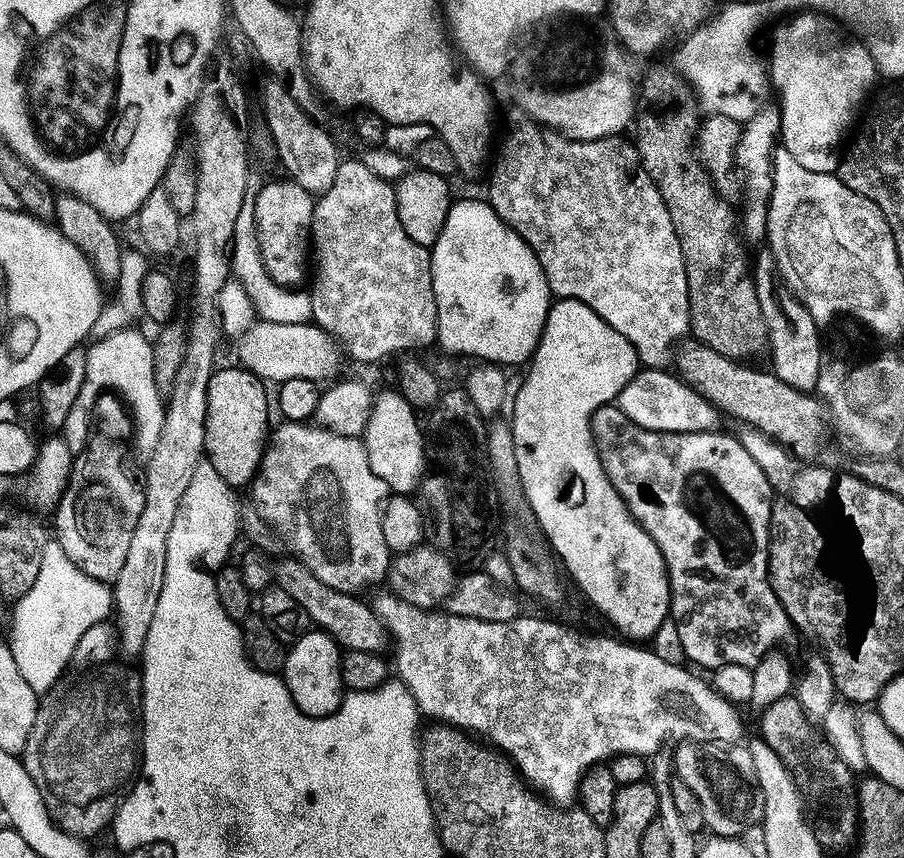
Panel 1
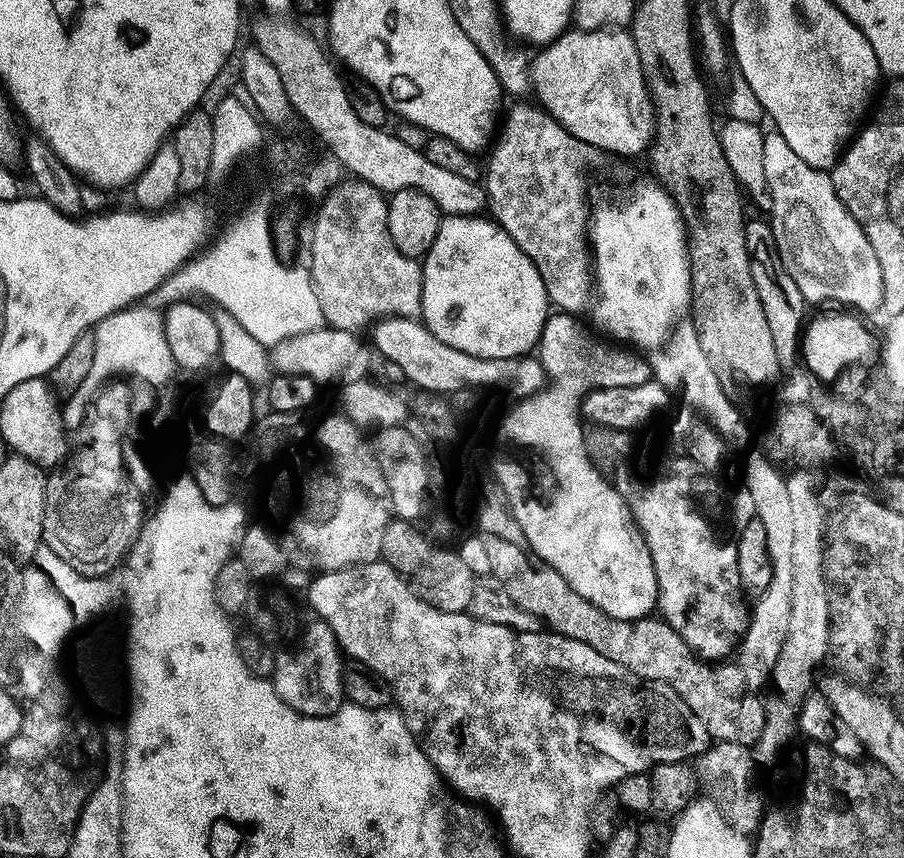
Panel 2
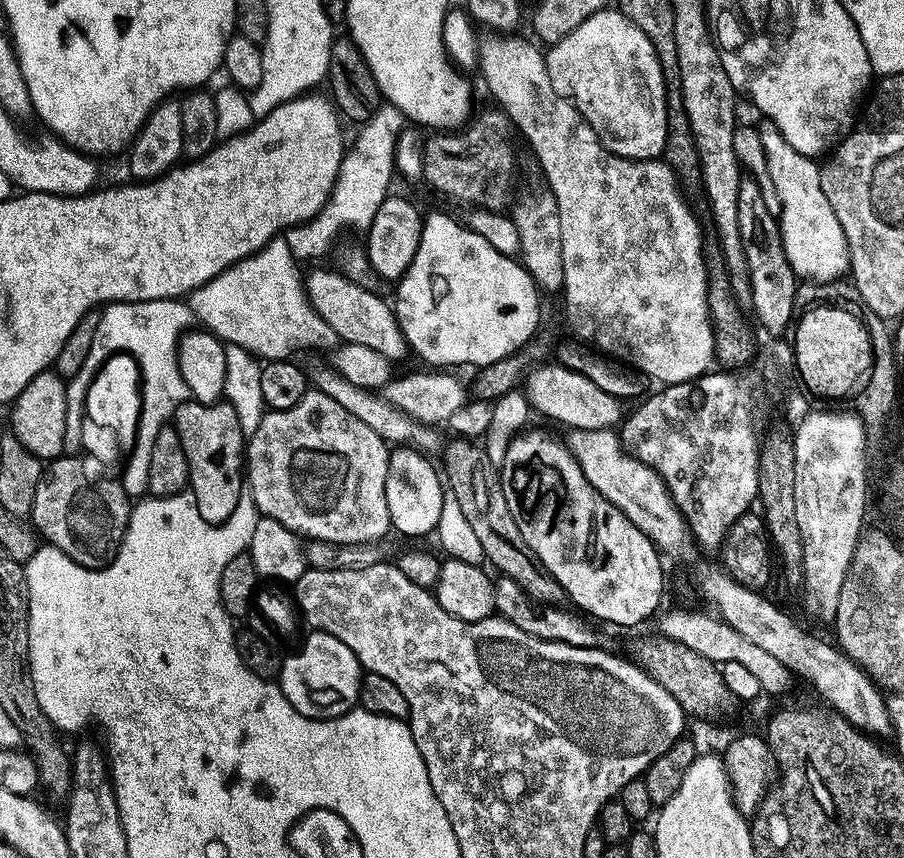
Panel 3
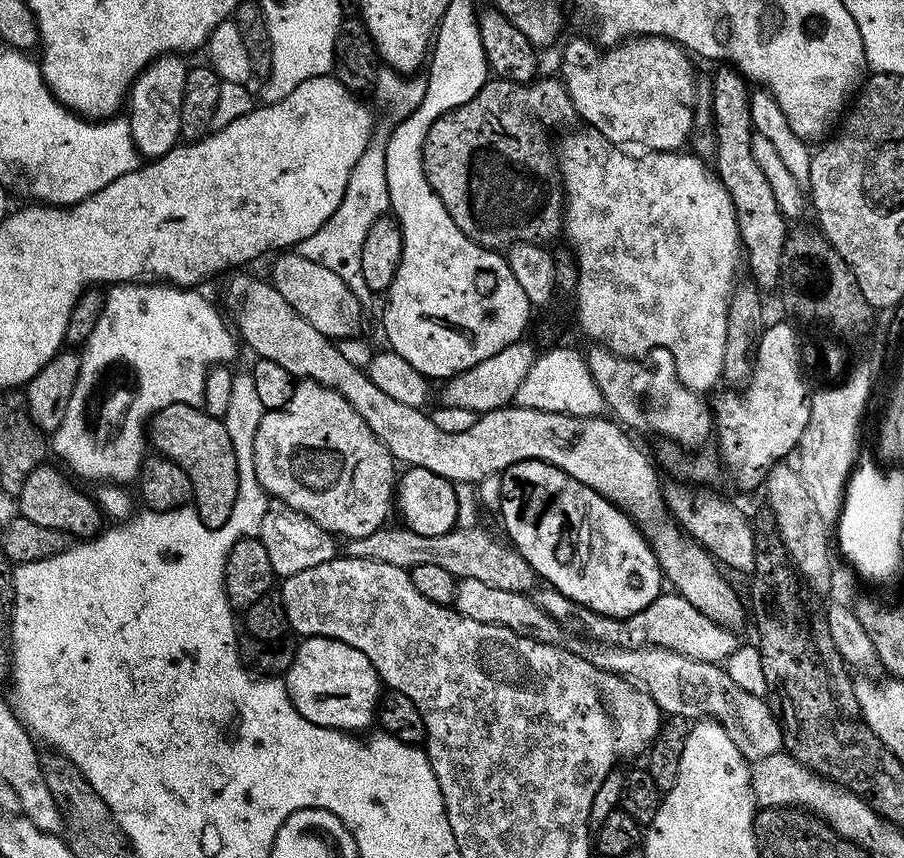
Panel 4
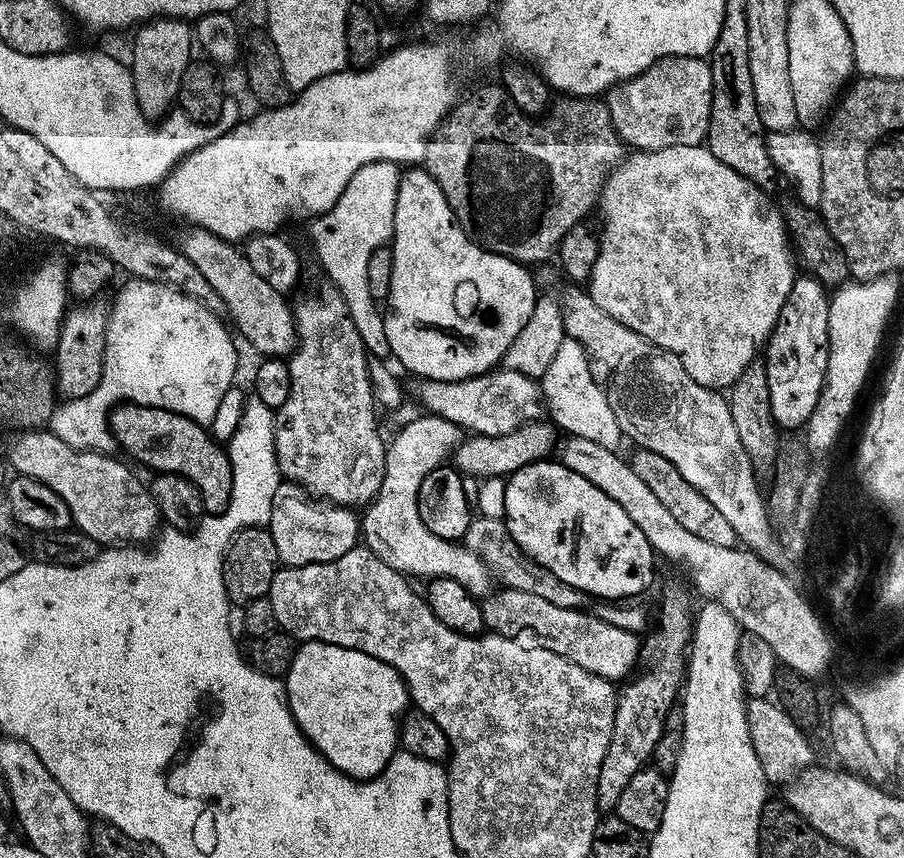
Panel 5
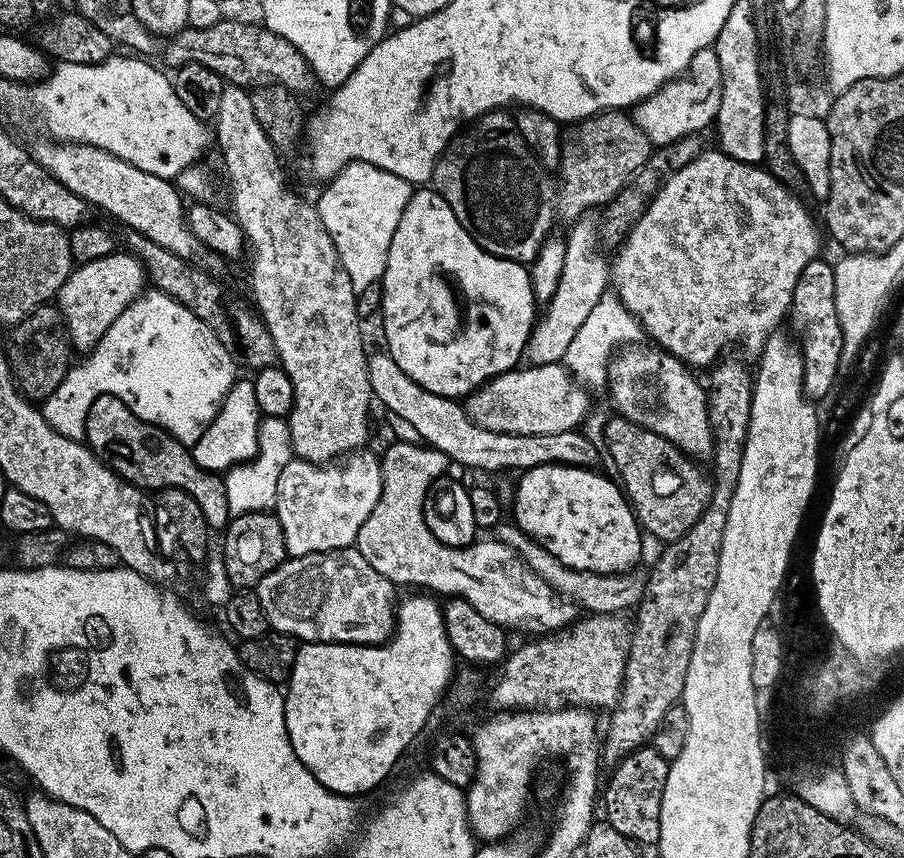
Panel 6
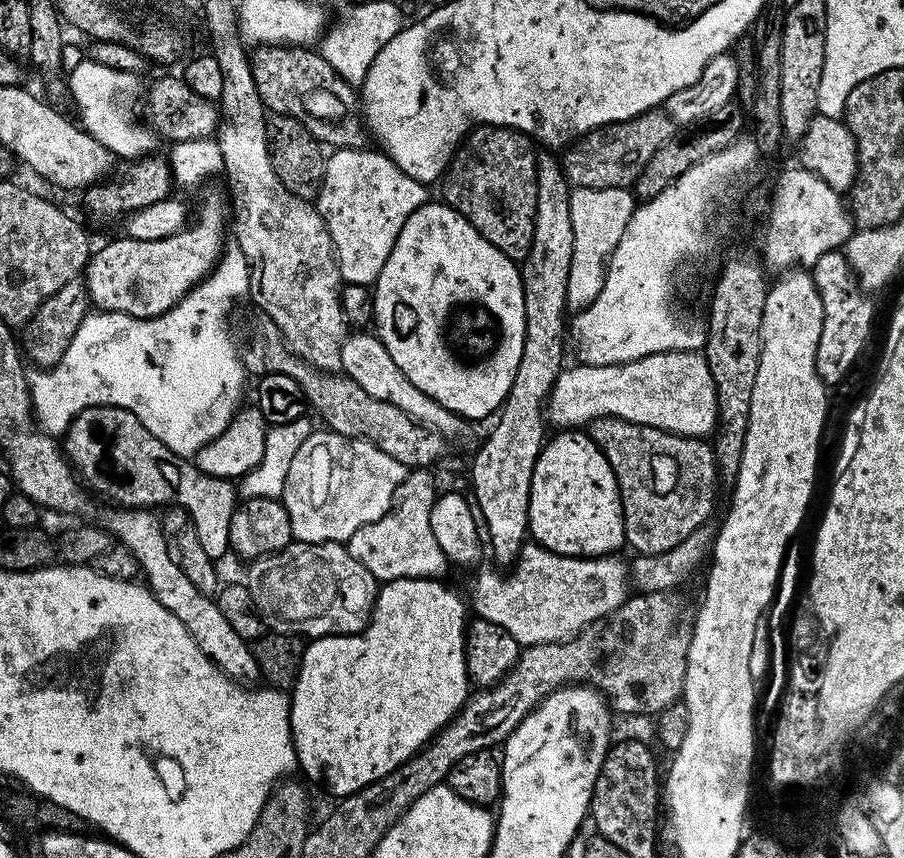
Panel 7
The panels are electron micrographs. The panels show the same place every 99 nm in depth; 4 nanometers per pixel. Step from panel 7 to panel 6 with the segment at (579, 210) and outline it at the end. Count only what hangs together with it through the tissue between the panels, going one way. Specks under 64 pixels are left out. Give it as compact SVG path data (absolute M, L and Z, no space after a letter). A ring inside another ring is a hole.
M581 218L575 221L569 227L572 229L566 232L566 263L562 265L562 278L558 278L558 290L554 290L554 298L550 298L543 305L536 323L532 325L532 332L528 336L528 345L524 348L524 356L529 365L561 363L566 349L570 347L570 341L574 339L574 334L578 334L582 322L586 322L586 318L590 318L590 310L594 310L594 306L598 306L598 302L609 291L610 264L600 246L597 221L588 219L592 218Z

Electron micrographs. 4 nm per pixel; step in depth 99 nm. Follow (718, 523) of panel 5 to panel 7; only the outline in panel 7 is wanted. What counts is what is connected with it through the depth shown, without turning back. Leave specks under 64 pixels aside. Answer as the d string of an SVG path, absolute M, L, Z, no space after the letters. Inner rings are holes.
M604 416L601 420L592 421L590 435L602 454L606 454L606 462L610 462L616 475L624 515L624 538L627 547L633 548L633 553L646 556L662 554L709 523L708 515L716 504L718 473L716 455L712 453L712 445L707 439L679 436L654 426L626 422L617 416Z

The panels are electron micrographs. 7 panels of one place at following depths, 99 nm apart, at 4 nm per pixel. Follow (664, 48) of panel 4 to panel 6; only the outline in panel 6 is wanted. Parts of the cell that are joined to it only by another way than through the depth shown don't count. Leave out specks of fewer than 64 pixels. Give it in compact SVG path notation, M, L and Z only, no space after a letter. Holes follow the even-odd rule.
M715 47L703 48L693 54L683 76L663 84L657 92L635 105L630 115L648 141L659 146L703 133L703 128L707 124L709 127L716 119L718 102L722 102L722 65L718 62Z

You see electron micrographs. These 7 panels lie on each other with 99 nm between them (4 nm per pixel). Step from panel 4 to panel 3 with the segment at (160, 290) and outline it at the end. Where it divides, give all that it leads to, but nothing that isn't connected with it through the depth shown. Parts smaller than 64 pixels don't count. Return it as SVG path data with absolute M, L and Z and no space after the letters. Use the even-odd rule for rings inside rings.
M183 299L174 300L129 300L113 302L100 312L98 330L94 334L94 342L90 346L90 354L78 370L78 374L67 381L68 409L66 410L66 438L64 447L69 453L76 454L80 449L80 399L82 389L88 384L89 375L94 367L102 362L102 358L112 353L128 353L142 363L146 377L146 394L142 400L144 411L142 426L131 445L130 455L126 462L132 468L144 470L150 464L151 446L161 427L173 419L176 408L189 399L186 382L179 372L179 354L177 348L185 330L194 324L192 309Z

